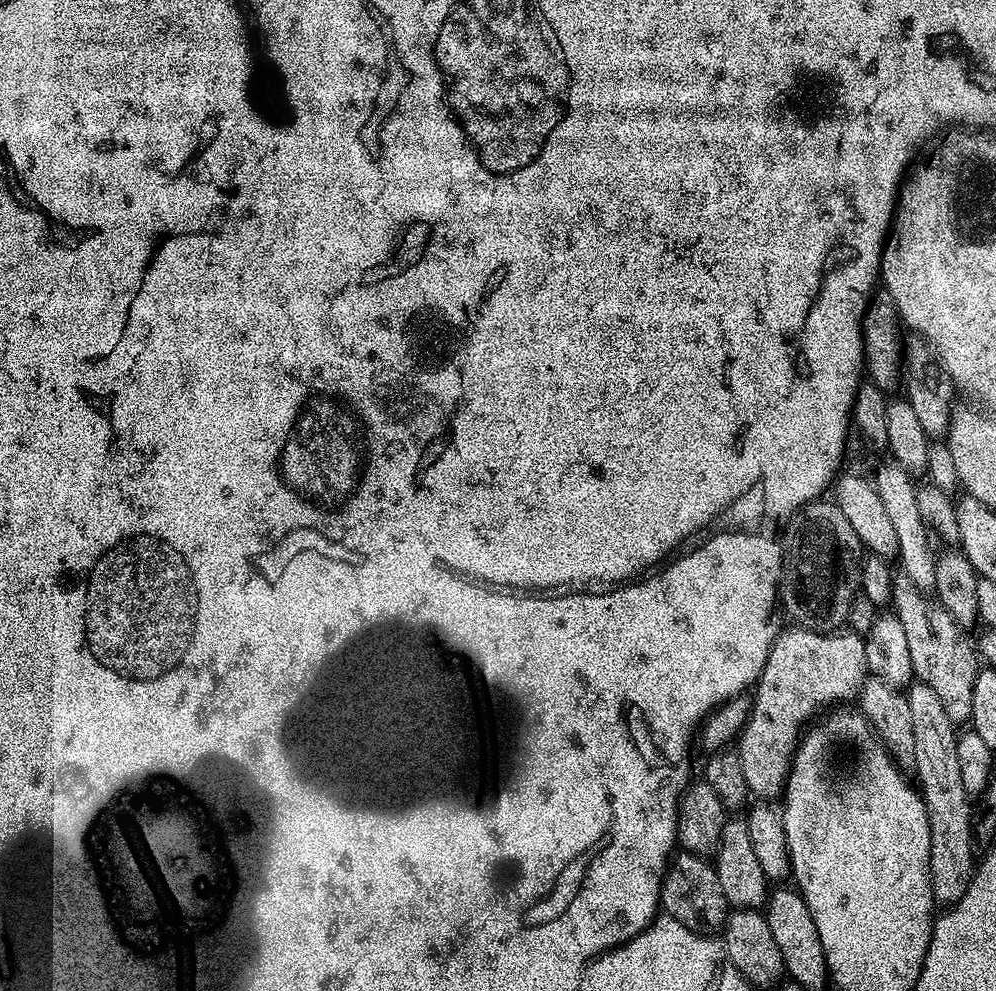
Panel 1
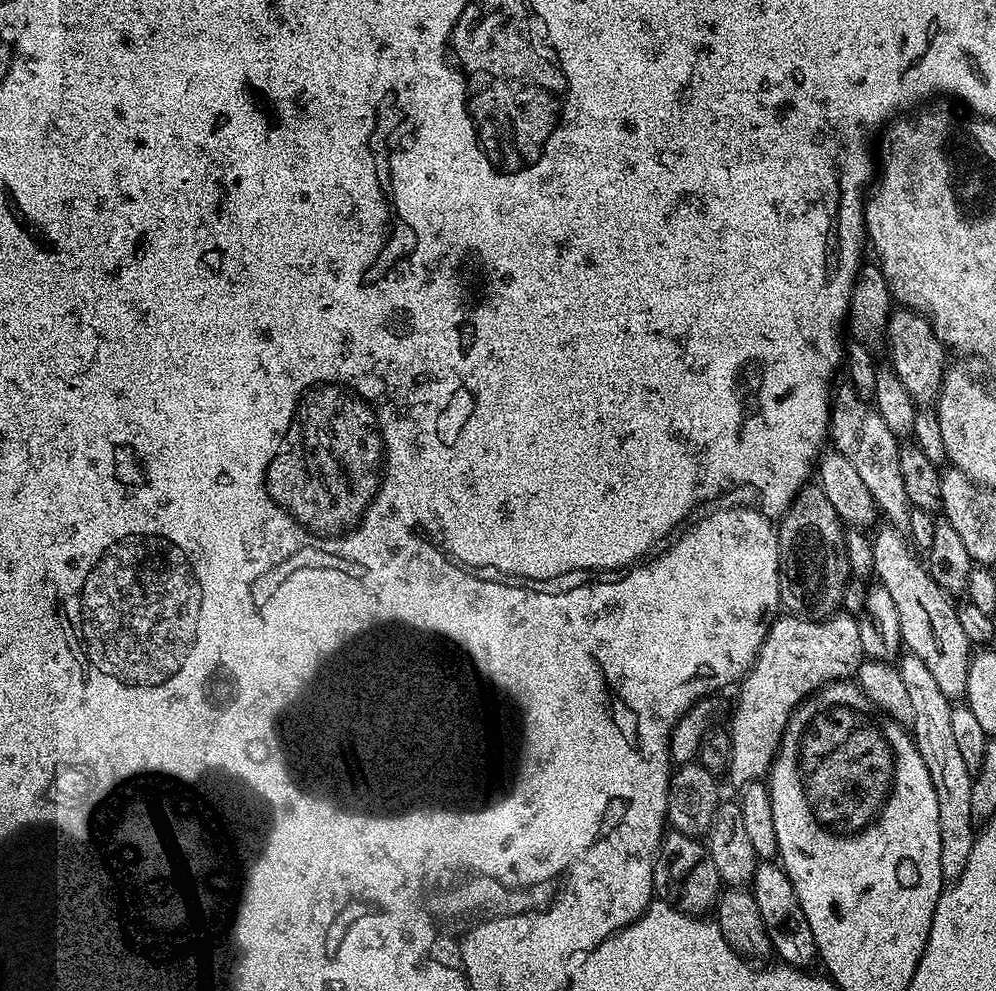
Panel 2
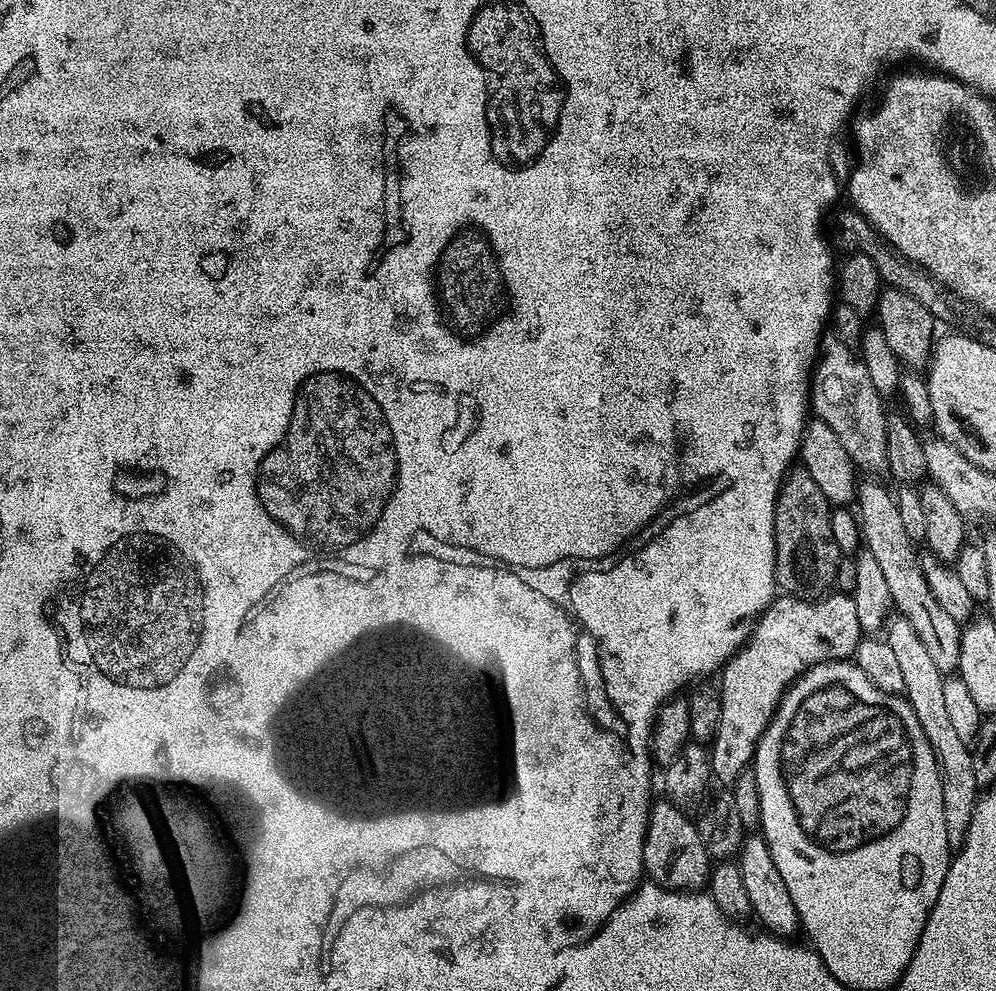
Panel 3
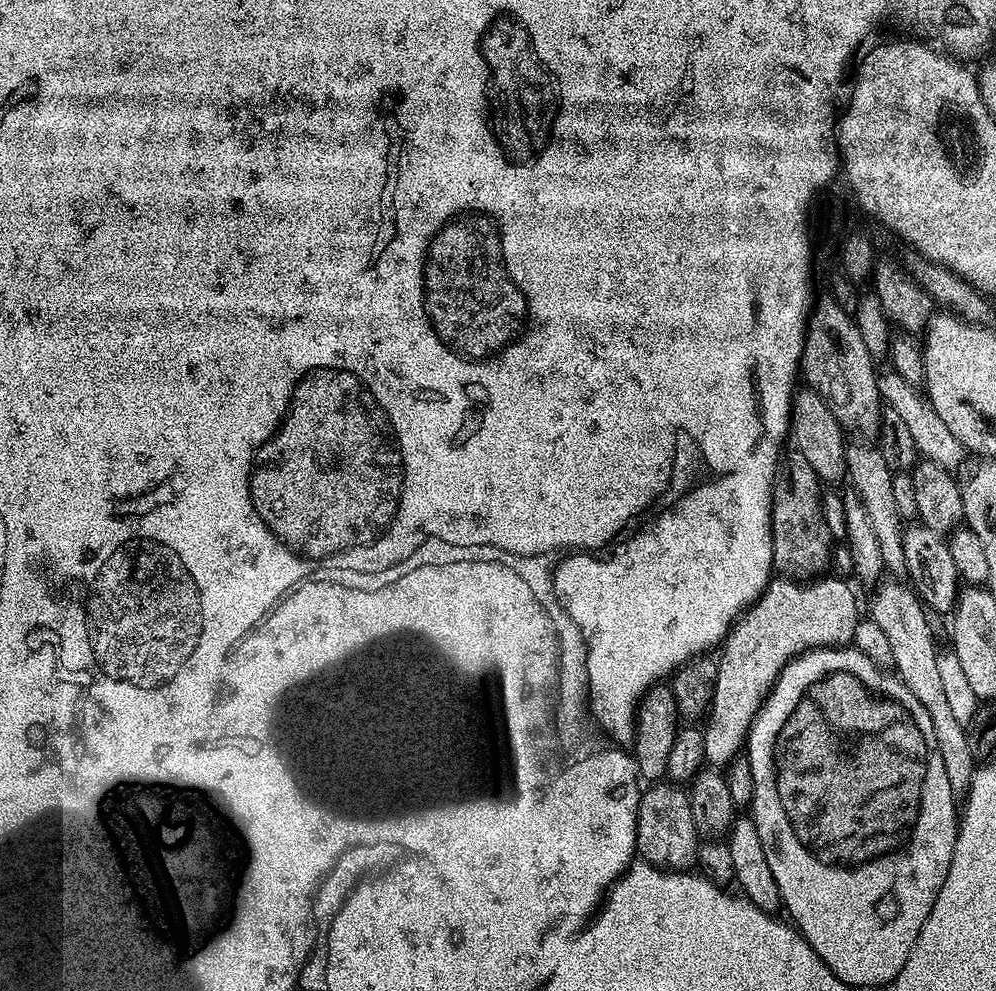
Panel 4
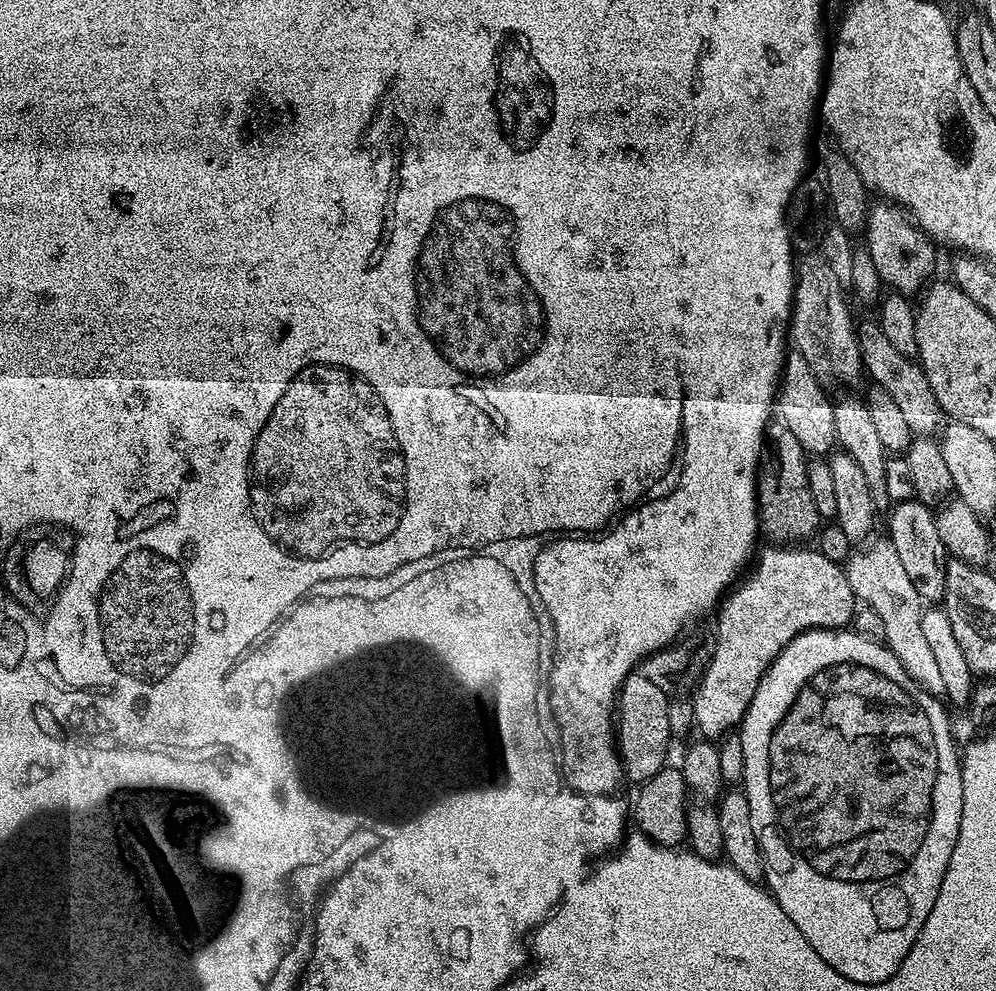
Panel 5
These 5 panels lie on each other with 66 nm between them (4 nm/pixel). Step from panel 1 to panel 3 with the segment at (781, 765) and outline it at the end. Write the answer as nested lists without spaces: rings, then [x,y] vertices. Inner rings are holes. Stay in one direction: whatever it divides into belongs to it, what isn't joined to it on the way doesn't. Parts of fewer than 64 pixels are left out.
[[[839,590],[825,594],[819,598],[797,598],[780,594],[772,601],[766,611],[761,612],[752,625],[752,632],[735,655],[728,660],[719,673],[719,696],[721,702],[721,718],[715,739],[710,745],[712,775],[724,786],[735,785],[741,772],[753,763],[756,754],[756,743],[772,720],[780,699],[787,692],[788,686],[795,682],[798,676],[808,671],[816,664],[825,662],[844,662],[855,657],[856,647],[862,639],[858,614],[854,614],[854,602],[851,595]]]

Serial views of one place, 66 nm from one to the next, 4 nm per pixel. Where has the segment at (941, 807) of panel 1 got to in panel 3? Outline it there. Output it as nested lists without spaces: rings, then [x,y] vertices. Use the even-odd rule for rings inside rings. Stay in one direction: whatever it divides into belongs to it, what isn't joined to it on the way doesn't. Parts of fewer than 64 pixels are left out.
[[[896,614],[889,619],[886,639],[902,670],[903,695],[912,705],[914,714],[918,714],[918,722],[922,722],[922,730],[926,730],[926,738],[934,750],[937,762],[940,763],[942,806],[946,810],[946,838],[949,849],[959,849],[968,833],[972,812],[976,809],[978,789],[974,782],[974,766],[969,745],[962,738],[958,738],[946,711],[946,701],[942,695],[945,673],[940,672],[938,666],[934,666],[926,646],[922,646],[922,638],[914,634],[914,626],[910,626],[906,617]]]

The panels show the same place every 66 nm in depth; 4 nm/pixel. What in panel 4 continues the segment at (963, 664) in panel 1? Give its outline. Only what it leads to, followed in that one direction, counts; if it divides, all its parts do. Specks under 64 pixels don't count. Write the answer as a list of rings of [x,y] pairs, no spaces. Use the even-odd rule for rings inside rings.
[[[860,442],[864,444],[849,443],[844,450],[844,467],[846,469],[847,479],[852,479],[851,487],[854,489],[856,496],[866,506],[866,515],[870,518],[870,527],[874,530],[874,538],[878,538],[878,550],[882,552],[882,562],[889,573],[903,573],[906,568],[906,557],[903,554],[903,534],[905,525],[902,523],[902,517],[898,514],[898,505],[894,503],[894,482],[893,471],[886,464],[885,459],[880,453],[879,447],[872,442]]]

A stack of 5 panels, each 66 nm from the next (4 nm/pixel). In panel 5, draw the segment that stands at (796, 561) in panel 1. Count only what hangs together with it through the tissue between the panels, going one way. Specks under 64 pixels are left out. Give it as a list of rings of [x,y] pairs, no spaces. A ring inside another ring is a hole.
[[[779,422],[769,423],[766,433],[766,455],[762,460],[762,471],[756,485],[758,505],[758,524],[769,536],[769,541],[808,542],[817,535],[822,519],[815,509],[810,494],[810,482],[807,481],[809,457],[803,446],[790,434],[786,425]]]

